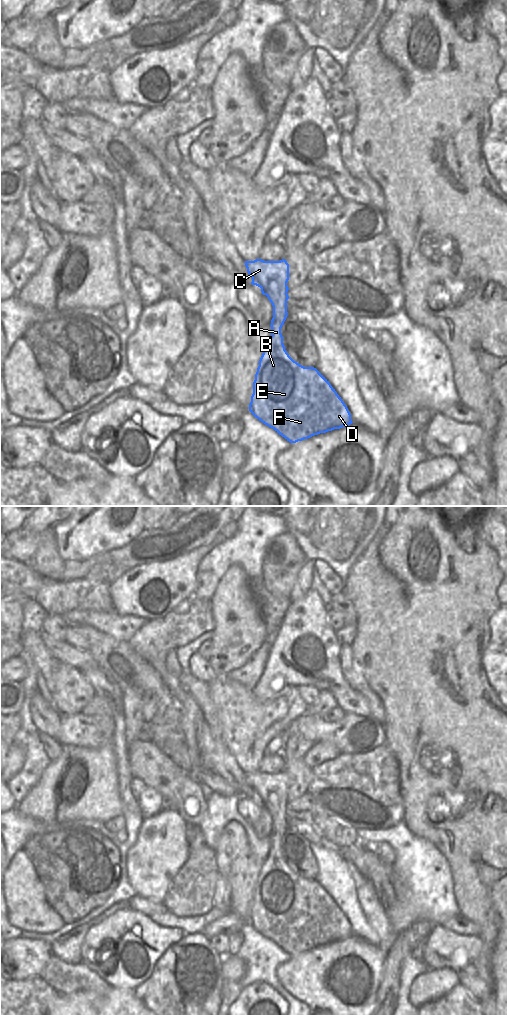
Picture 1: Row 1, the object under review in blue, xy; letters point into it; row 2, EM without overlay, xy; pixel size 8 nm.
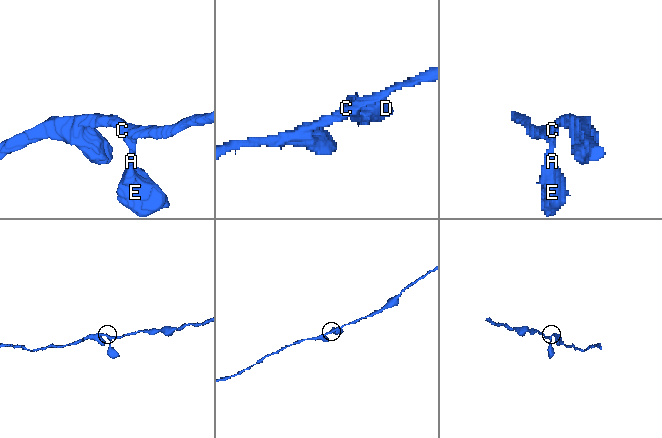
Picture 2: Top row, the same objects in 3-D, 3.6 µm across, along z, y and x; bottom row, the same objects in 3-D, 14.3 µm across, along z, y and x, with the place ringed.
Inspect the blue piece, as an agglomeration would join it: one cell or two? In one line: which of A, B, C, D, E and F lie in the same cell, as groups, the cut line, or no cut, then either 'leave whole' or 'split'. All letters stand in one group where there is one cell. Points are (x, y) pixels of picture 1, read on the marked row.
groups A B C D E F; cut none; leave whole

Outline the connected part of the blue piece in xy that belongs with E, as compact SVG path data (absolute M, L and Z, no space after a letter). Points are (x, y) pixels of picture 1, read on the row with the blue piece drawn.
M285 259L245 261L252 285L261 288L273 306L271 337L259 360L253 382L249 411L259 421L274 429L290 443L308 439L320 433L352 424L351 414L329 381L314 367L304 367L294 361L283 344L281 328L287 318L289 264Z

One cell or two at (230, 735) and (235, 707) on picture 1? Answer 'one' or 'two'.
one

